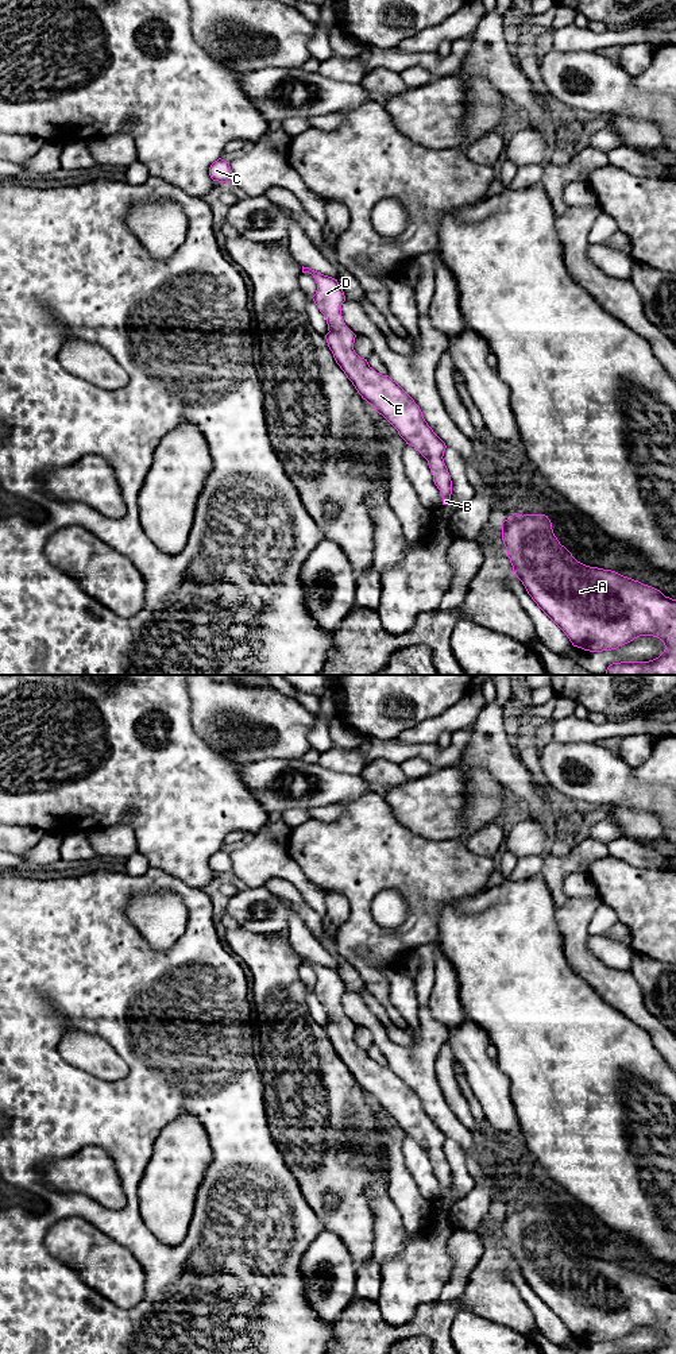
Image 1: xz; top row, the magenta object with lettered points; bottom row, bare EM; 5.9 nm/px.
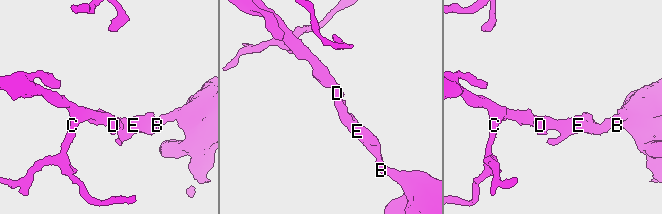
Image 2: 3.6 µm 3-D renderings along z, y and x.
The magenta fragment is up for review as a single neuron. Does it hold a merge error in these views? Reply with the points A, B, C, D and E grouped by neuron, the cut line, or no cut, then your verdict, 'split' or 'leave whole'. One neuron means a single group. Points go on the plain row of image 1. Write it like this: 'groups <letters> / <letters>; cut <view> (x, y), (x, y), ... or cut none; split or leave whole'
groups A B C D E; cut none; leave whole

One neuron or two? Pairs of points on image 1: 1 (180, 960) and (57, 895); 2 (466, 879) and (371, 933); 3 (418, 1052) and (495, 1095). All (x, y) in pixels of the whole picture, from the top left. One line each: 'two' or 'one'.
1: one
2: one
3: two

